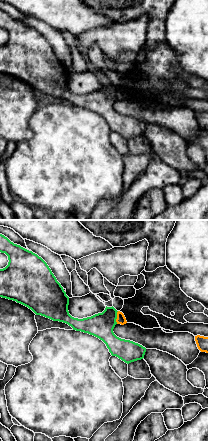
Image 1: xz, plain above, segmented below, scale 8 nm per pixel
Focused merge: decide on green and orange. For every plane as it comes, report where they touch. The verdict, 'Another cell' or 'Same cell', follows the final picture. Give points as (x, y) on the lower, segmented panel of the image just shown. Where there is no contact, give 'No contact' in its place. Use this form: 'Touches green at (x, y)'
Touches green at (116, 317)

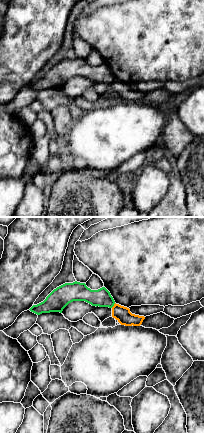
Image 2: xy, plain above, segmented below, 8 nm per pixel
Touches green at (113, 305)

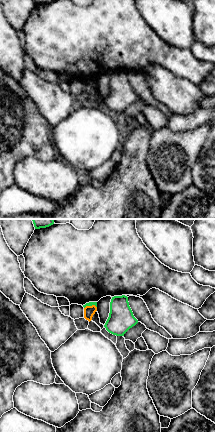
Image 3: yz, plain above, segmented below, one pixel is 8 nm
Touches green at (90, 305)

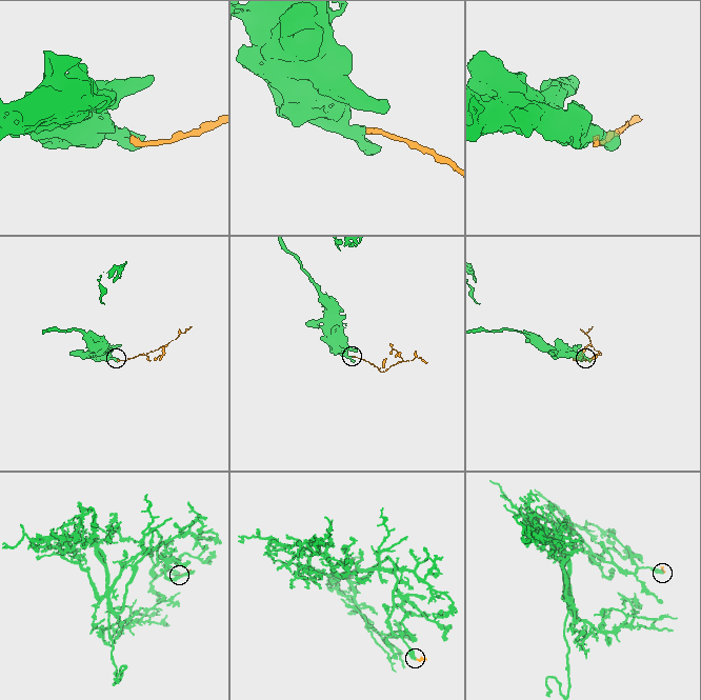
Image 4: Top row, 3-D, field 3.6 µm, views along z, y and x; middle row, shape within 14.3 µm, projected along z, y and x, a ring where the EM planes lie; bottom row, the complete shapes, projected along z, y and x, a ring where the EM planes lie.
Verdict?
Another cell

